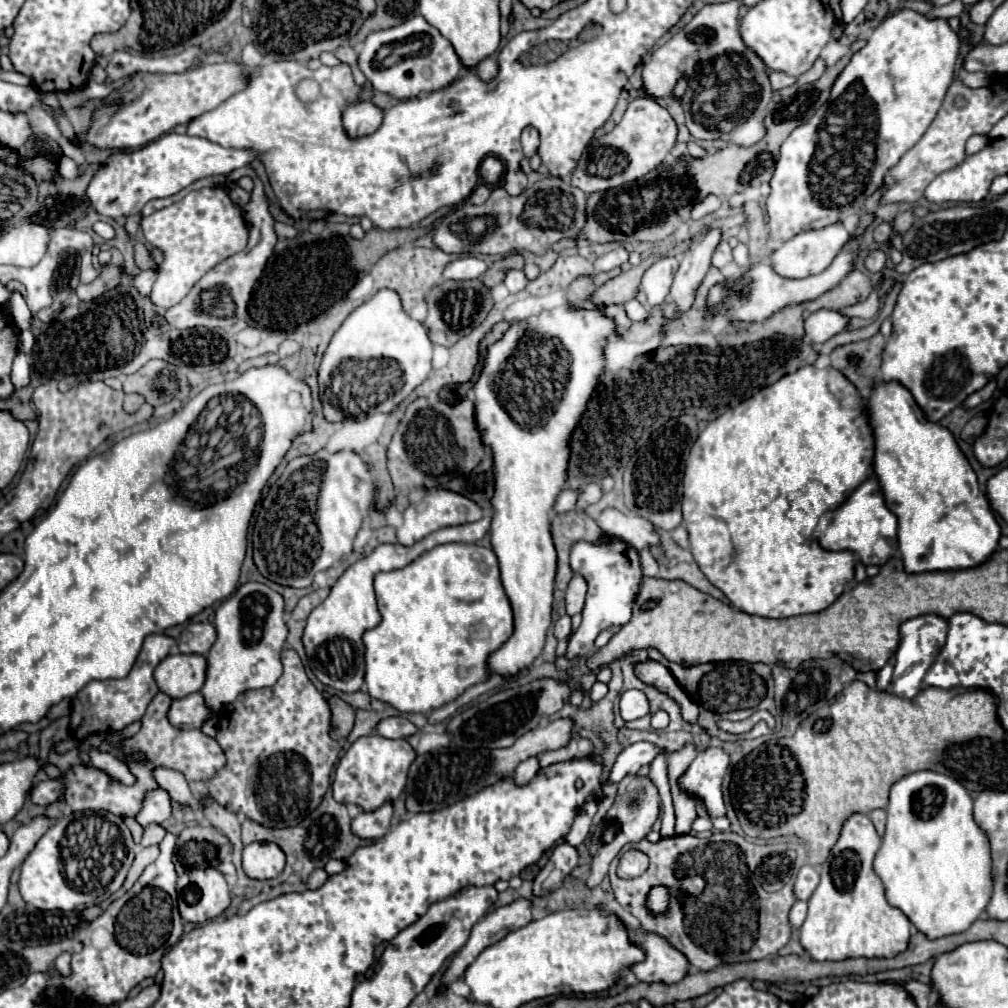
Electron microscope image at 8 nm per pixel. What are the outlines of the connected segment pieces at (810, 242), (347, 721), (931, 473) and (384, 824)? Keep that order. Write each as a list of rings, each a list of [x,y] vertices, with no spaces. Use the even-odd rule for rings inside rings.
[[[834,223],[822,229],[808,229],[806,233],[798,233],[796,237],[786,241],[780,249],[772,253],[772,267],[778,275],[790,277],[790,279],[802,279],[808,275],[822,273],[834,261],[834,257],[842,251],[848,239],[850,239],[850,233],[846,231],[842,223]]]
[[[332,697],[330,701],[330,709],[332,709],[332,737],[334,739],[346,739],[350,729],[354,727],[354,715],[356,709],[348,703],[344,703],[340,697]]]
[[[896,381],[878,385],[868,401],[876,439],[874,475],[882,485],[888,509],[898,517],[898,547],[904,569],[924,573],[984,565],[998,551],[1002,531],[954,435],[946,427],[926,421],[910,391]]]
[[[386,801],[386,805],[380,805],[378,809],[374,809],[374,813],[362,811],[352,821],[352,833],[362,837],[362,839],[376,841],[376,839],[380,839],[382,835],[388,833],[390,819],[392,819],[392,803]]]

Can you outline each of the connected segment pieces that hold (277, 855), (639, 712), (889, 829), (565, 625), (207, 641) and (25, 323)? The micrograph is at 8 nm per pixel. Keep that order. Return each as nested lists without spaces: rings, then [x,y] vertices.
[[[250,843],[244,847],[242,867],[252,879],[272,879],[282,873],[286,865],[286,857],[282,849],[274,843]]]
[[[630,689],[630,691],[622,693],[622,697],[620,697],[620,715],[622,715],[624,721],[634,721],[634,719],[640,719],[648,713],[650,713],[650,705],[648,705],[648,699],[642,691]]]
[[[930,769],[914,771],[892,785],[886,813],[886,833],[874,859],[874,871],[886,887],[888,903],[900,909],[912,925],[930,939],[966,931],[980,917],[992,897],[990,843],[972,817],[970,793],[948,775]]]
[[[562,615],[562,617],[554,623],[554,637],[556,637],[558,641],[562,641],[562,639],[568,637],[570,629],[572,629],[572,625],[570,625],[570,617],[568,617],[568,615]]]
[[[190,623],[178,639],[180,653],[198,653],[198,655],[206,655],[214,641],[216,629],[210,623]]]
[[[12,293],[10,295],[10,307],[12,307],[12,317],[14,317],[14,323],[18,325],[18,329],[28,329],[30,327],[30,321],[32,321],[32,313],[24,301],[24,297],[20,293]]]

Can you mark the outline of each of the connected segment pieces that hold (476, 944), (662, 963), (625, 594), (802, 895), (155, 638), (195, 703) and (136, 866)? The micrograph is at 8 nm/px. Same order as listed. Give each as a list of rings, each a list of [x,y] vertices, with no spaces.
[[[518,899],[510,905],[490,911],[486,917],[482,917],[482,921],[474,925],[470,939],[454,955],[450,967],[442,975],[442,985],[450,985],[452,981],[462,979],[466,967],[474,963],[474,959],[478,957],[478,953],[482,953],[482,949],[498,943],[510,931],[520,929],[522,925],[528,925],[530,921],[532,921],[532,905],[528,899]]]
[[[628,925],[626,929],[630,943],[638,945],[646,953],[644,961],[630,967],[630,971],[638,977],[638,981],[646,983],[662,981],[672,985],[678,983],[690,971],[686,957],[678,949],[674,949],[664,937]]]
[[[608,535],[592,543],[578,541],[570,545],[570,569],[574,571],[574,575],[582,575],[588,585],[586,603],[582,609],[582,623],[570,639],[566,651],[568,659],[574,659],[590,655],[594,651],[594,641],[602,629],[608,629],[612,625],[626,625],[630,621],[632,605],[642,585],[642,571],[638,551],[630,543]]]
[[[804,865],[796,877],[796,885],[794,885],[794,893],[796,899],[810,899],[810,895],[814,893],[816,885],[820,881],[820,875],[816,873],[816,869],[812,865]]]
[[[152,633],[142,643],[140,655],[124,679],[110,679],[110,681],[90,681],[84,689],[80,689],[72,699],[72,713],[70,713],[70,731],[76,741],[84,741],[92,733],[114,733],[124,729],[126,725],[138,721],[152,697],[158,693],[158,685],[152,677],[156,665],[168,655],[174,639],[166,635]]]
[[[200,693],[174,699],[168,709],[168,721],[178,729],[200,729],[202,723],[212,715],[214,713],[206,707],[204,697]]]
[[[148,847],[148,849],[142,849],[142,851],[136,853],[136,859],[134,859],[134,863],[132,863],[132,867],[128,871],[128,877],[126,877],[126,881],[124,881],[124,885],[122,885],[120,891],[126,893],[136,883],[136,879],[140,877],[140,873],[154,861],[156,853],[158,853],[158,847]]]

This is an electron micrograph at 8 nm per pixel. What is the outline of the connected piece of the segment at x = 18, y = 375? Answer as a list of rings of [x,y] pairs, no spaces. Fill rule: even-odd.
[[[18,353],[12,367],[12,383],[20,389],[30,385],[30,361],[24,353]]]

